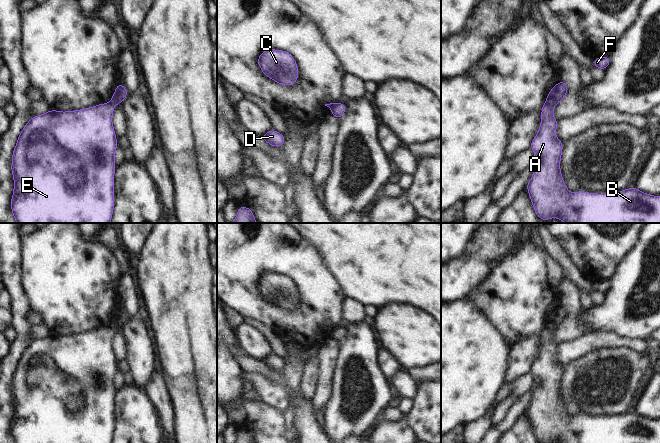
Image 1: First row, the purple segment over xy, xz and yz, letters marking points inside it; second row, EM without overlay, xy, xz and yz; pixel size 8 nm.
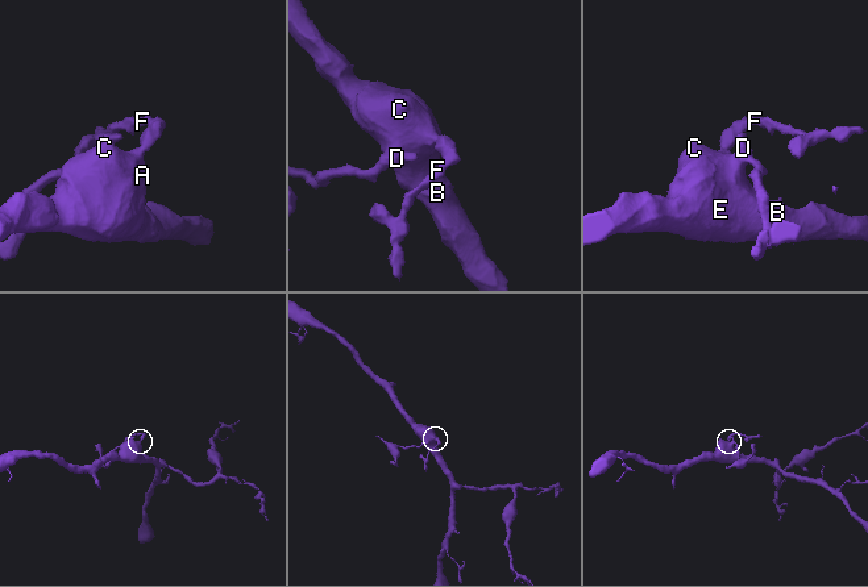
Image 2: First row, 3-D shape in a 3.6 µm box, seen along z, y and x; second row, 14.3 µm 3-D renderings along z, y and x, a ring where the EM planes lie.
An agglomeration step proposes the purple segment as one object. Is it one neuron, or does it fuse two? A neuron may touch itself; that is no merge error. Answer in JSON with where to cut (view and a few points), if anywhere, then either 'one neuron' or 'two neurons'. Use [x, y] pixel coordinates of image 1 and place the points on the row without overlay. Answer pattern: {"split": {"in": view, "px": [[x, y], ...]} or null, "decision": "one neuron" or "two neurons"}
{"split": {"in": "yz", "px": [[545, 327], [552, 331]]}, "decision": "two neurons"}

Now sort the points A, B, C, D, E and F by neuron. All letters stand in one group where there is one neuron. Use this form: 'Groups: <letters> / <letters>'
Groups: A B C D E / F.

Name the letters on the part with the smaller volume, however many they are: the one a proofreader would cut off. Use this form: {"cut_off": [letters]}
{"cut_off": ["F"]}

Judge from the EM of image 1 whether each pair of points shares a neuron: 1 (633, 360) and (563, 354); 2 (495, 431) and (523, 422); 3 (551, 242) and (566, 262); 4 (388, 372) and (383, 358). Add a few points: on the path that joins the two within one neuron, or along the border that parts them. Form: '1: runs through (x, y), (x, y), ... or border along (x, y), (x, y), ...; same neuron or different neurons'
1: border along (608, 348), (589, 353), (565, 366); different neurons
2: border along (525, 410), (505, 432); different neurons
3: runs through (553, 247), (562, 257); same neuron
4: runs through (388, 369), (385, 361); same neuron

